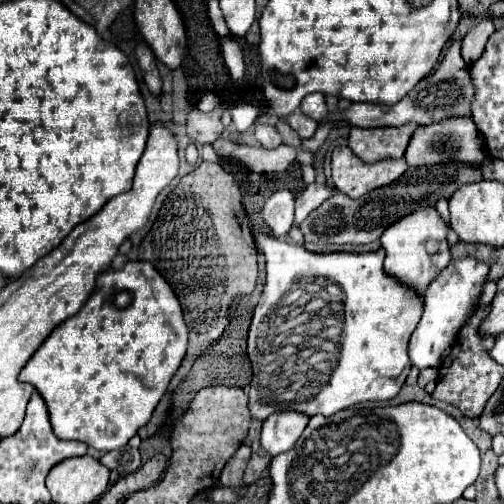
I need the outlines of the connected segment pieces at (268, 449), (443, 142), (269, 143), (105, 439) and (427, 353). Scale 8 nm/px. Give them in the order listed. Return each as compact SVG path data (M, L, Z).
M285 411L285 413L273 413L261 429L261 449L269 457L277 457L277 453L287 453L287 449L293 449L297 439L301 437L307 415Z
M449 119L427 127L419 127L405 151L405 161L409 167L423 167L423 165L435 165L435 163L447 163L447 161L465 161L465 163L477 165L485 157L487 155L483 149L483 139L479 137L477 127L471 119Z
M255 125L255 137L267 149L275 149L281 145L281 135L271 125Z
M129 261L119 271L107 269L107 273L103 271L99 275L97 287L95 287L93 295L89 297L89 301L83 305L83 309L51 331L51 335L43 341L43 345L25 363L25 367L19 373L19 379L35 385L35 389L41 393L41 397L45 399L47 409L49 409L53 431L55 431L55 435L59 439L77 439L77 441L87 443L89 447L95 447L95 449L101 449L101 451L111 451L111 449L125 447L127 441L137 433L137 429L143 427L149 421L153 409L157 407L157 403L165 395L171 377L179 369L179 365L181 365L181 361L185 357L185 351L187 351L187 325L183 321L183 311L181 311L181 305L179 305L173 289L167 285L167 281L163 281L163 277L159 277L159 273L155 271L155 267L149 261Z
M471 257L453 259L449 263L449 267L427 287L423 317L409 341L409 359L411 359L413 367L423 371L423 369L441 365L441 361L451 351L467 313L471 311L473 303L477 301L477 297L481 293L481 287L487 277L487 269L489 267L485 263L471 259Z

